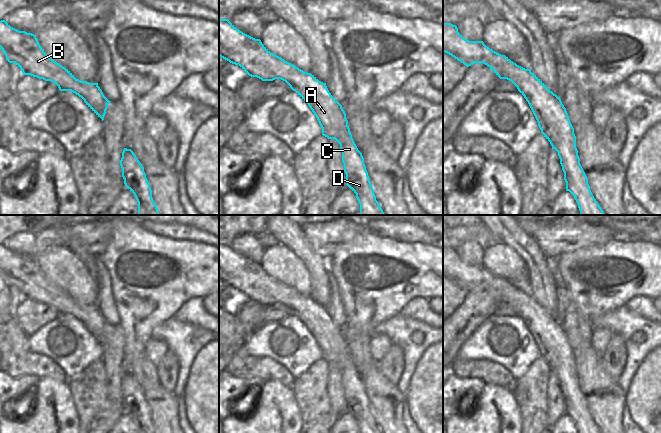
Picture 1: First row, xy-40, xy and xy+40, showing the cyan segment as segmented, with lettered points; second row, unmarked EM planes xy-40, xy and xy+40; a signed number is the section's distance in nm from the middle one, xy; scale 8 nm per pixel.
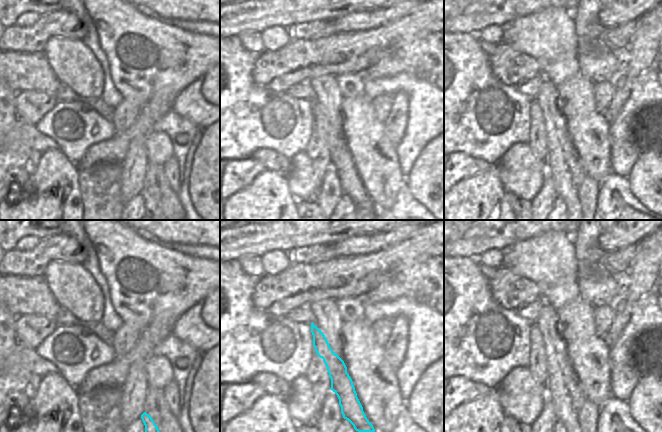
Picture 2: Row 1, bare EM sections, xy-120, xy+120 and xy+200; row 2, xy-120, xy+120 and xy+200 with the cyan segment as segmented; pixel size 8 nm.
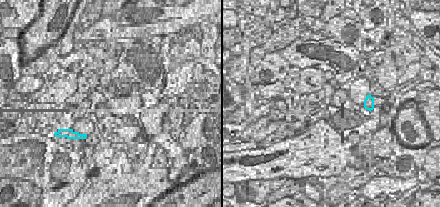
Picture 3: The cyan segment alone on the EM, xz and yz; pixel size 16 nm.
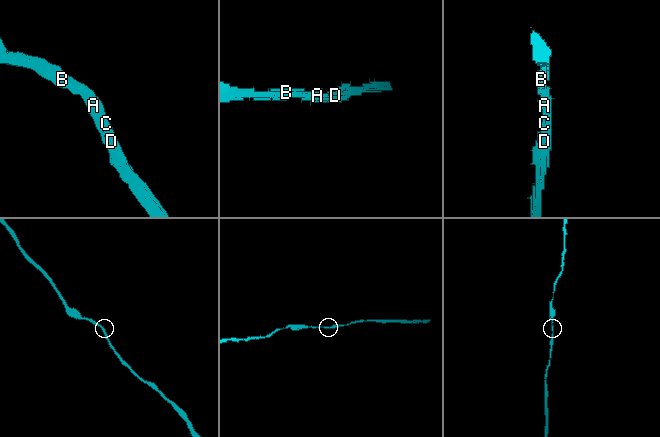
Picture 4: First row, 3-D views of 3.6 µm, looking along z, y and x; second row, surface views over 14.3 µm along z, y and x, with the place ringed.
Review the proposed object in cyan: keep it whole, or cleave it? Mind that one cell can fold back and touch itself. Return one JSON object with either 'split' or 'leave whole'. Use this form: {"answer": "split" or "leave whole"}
{"answer": "leave whole"}

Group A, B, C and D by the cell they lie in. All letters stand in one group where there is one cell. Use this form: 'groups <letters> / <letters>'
groups A B C D

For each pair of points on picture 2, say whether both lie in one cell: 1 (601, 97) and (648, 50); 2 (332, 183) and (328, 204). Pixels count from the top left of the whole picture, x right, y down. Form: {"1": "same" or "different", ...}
{"1": "different", "2": "same"}

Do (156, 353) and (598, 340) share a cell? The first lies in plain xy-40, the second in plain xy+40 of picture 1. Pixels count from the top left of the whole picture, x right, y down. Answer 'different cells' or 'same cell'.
same cell

